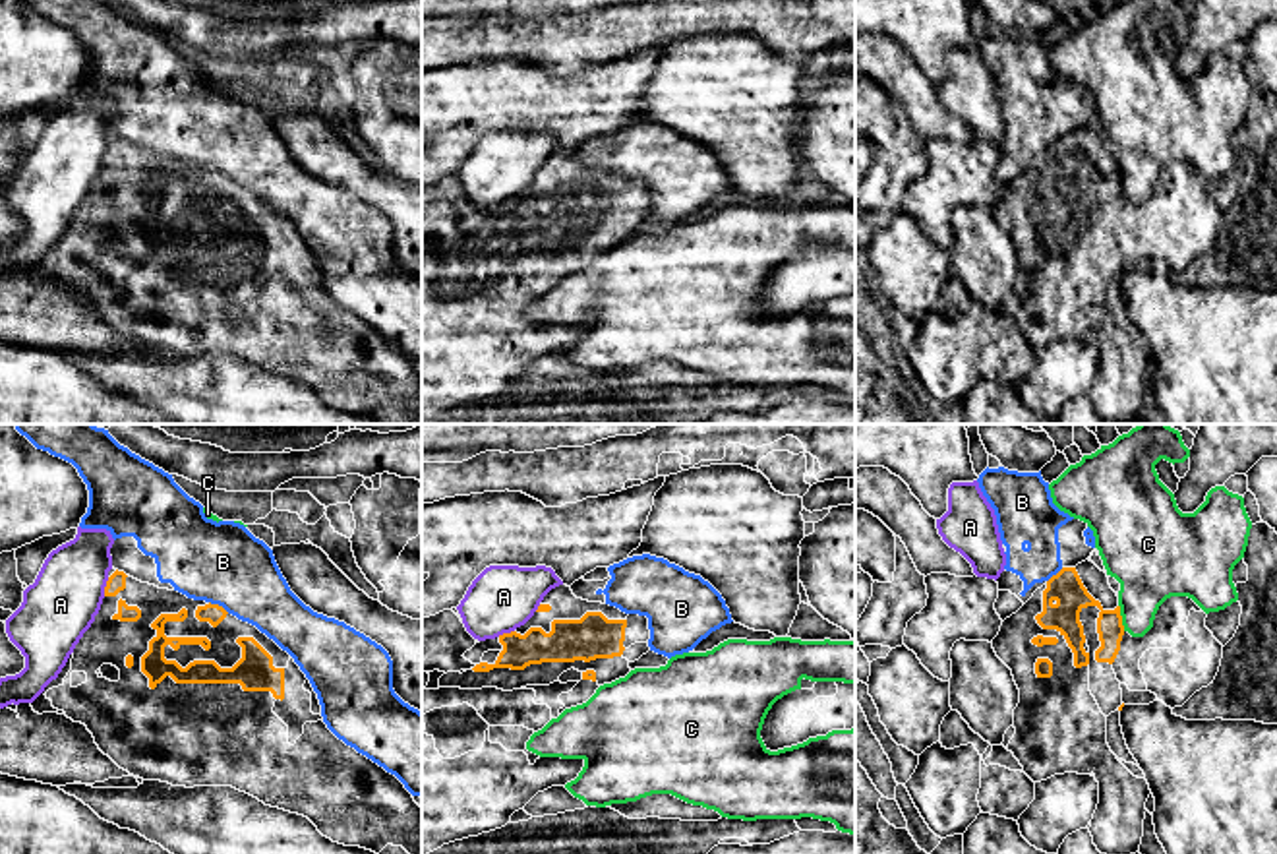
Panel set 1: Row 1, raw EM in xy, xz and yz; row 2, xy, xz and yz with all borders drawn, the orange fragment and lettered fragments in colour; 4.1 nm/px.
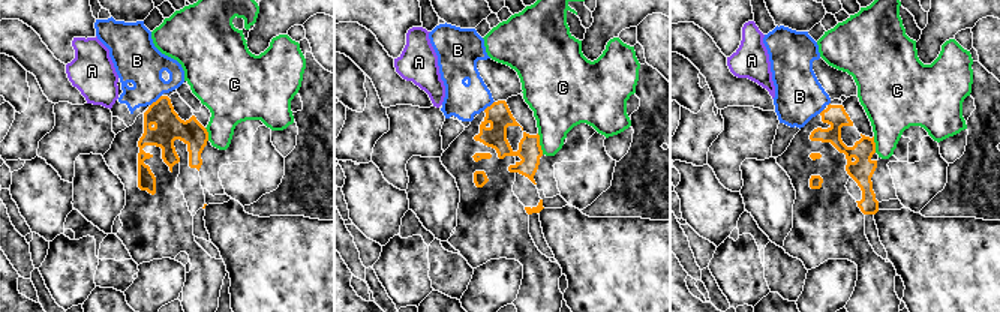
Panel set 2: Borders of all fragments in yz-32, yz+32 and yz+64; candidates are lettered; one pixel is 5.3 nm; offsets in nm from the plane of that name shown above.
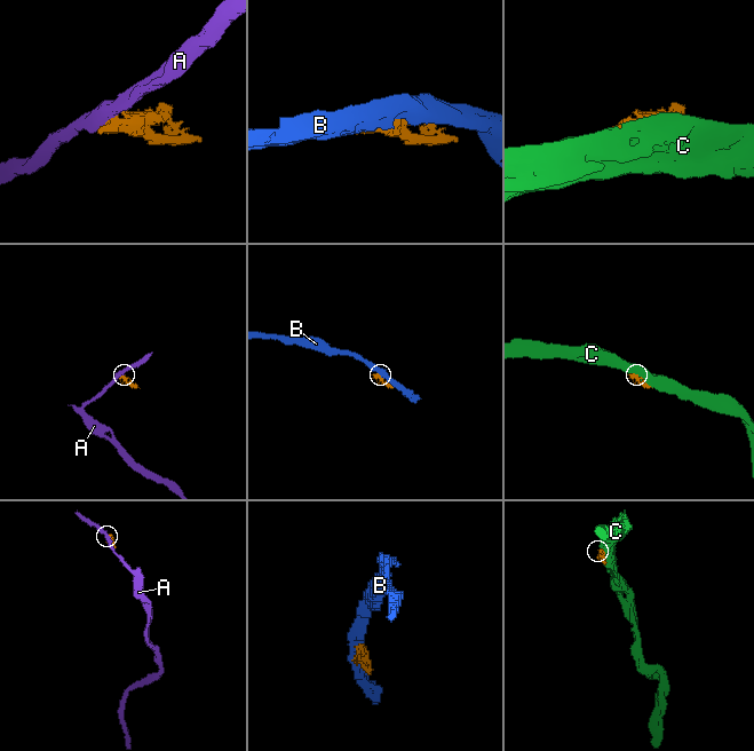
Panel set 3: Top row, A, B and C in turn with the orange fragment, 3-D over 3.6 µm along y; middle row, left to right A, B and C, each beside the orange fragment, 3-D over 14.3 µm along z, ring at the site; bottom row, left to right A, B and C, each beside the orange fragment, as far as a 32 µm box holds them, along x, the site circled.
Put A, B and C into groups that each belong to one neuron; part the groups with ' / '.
A / B / C

